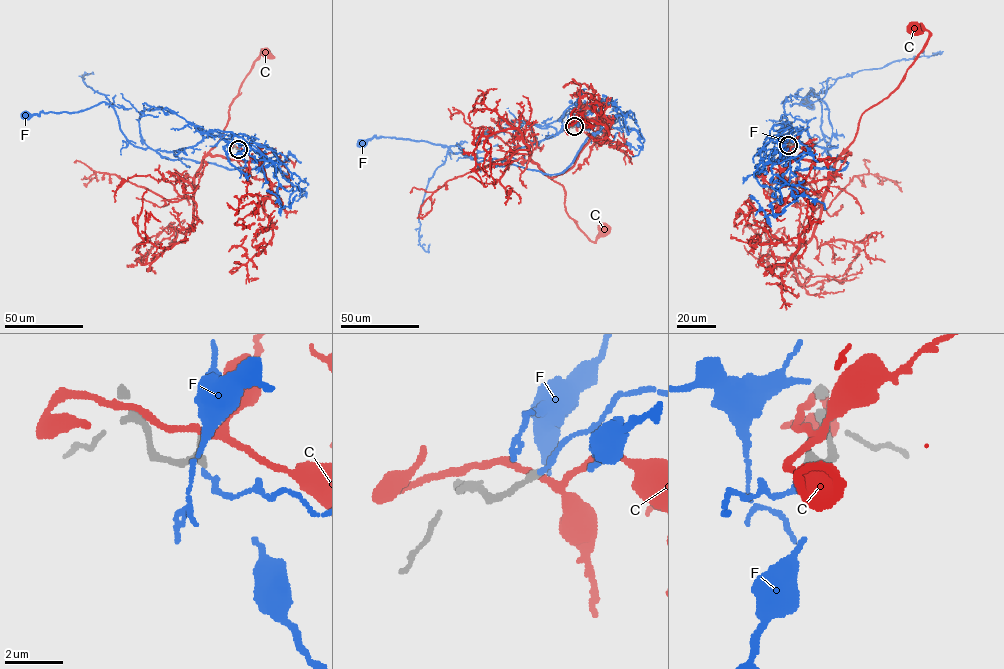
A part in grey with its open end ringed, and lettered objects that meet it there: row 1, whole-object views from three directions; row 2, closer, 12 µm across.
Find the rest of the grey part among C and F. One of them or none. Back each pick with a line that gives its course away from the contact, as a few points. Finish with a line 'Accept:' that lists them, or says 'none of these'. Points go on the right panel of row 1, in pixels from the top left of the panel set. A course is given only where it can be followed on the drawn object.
F: Its course: (788, 145), (778, 140), (789, 127), (836, 147), (827, 144), (811, 88), (800, 103), (809, 104)
Accept: F

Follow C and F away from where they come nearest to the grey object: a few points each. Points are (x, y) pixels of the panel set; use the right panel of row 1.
C: (789, 143), (780, 170), (794, 160), (850, 153), (861, 115), (904, 79), (928, 37), (927, 30), (911, 29)
F: (788, 145), (778, 140), (789, 127), (836, 147), (827, 144), (811, 88), (800, 103), (809, 104)

